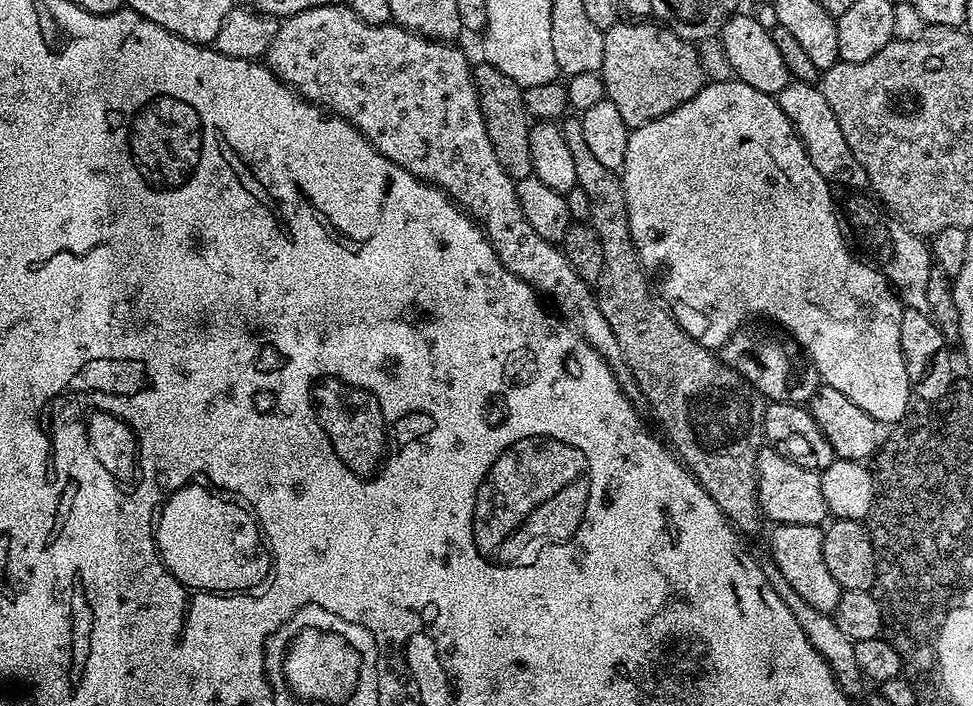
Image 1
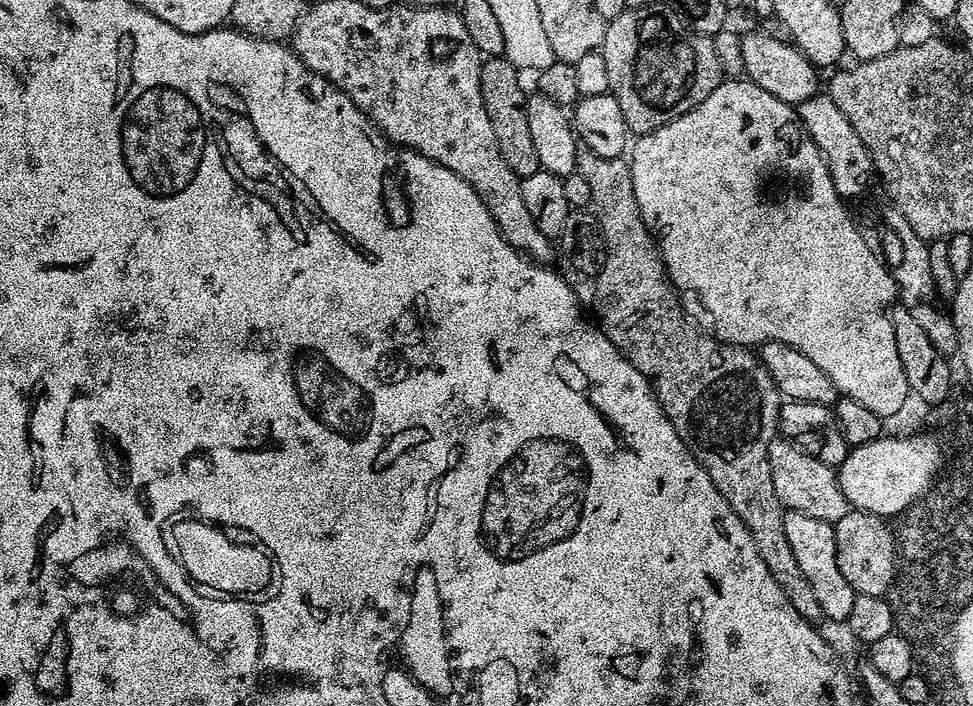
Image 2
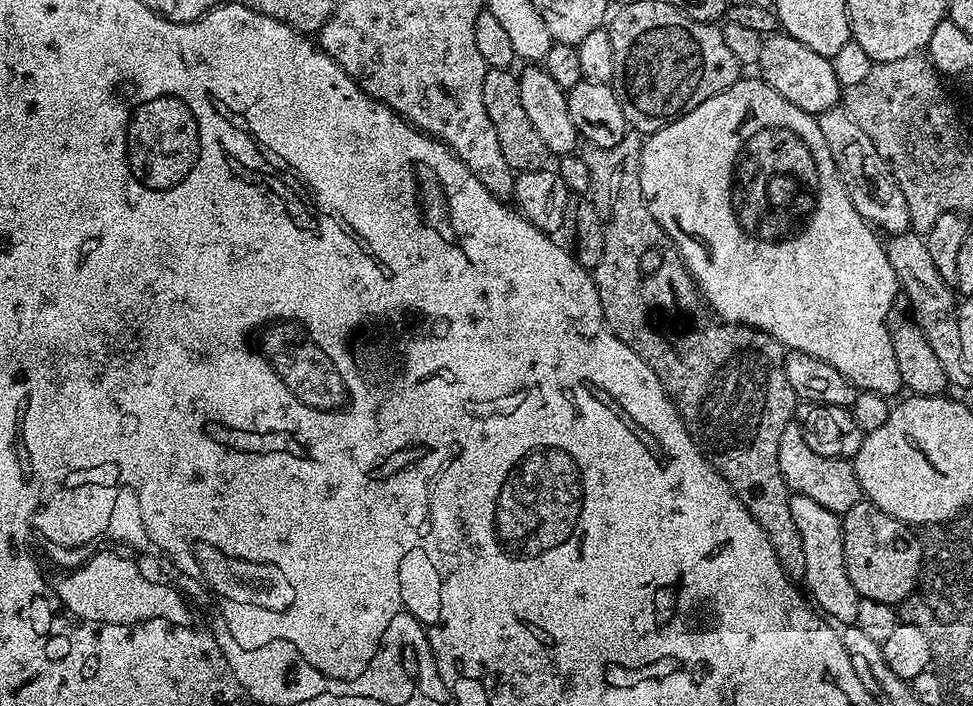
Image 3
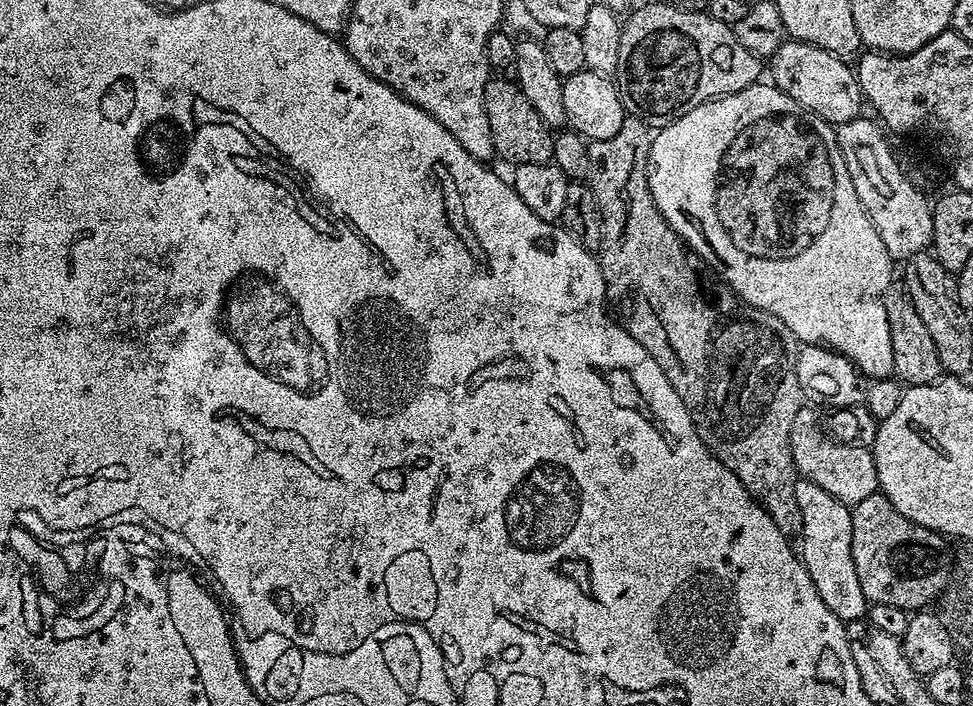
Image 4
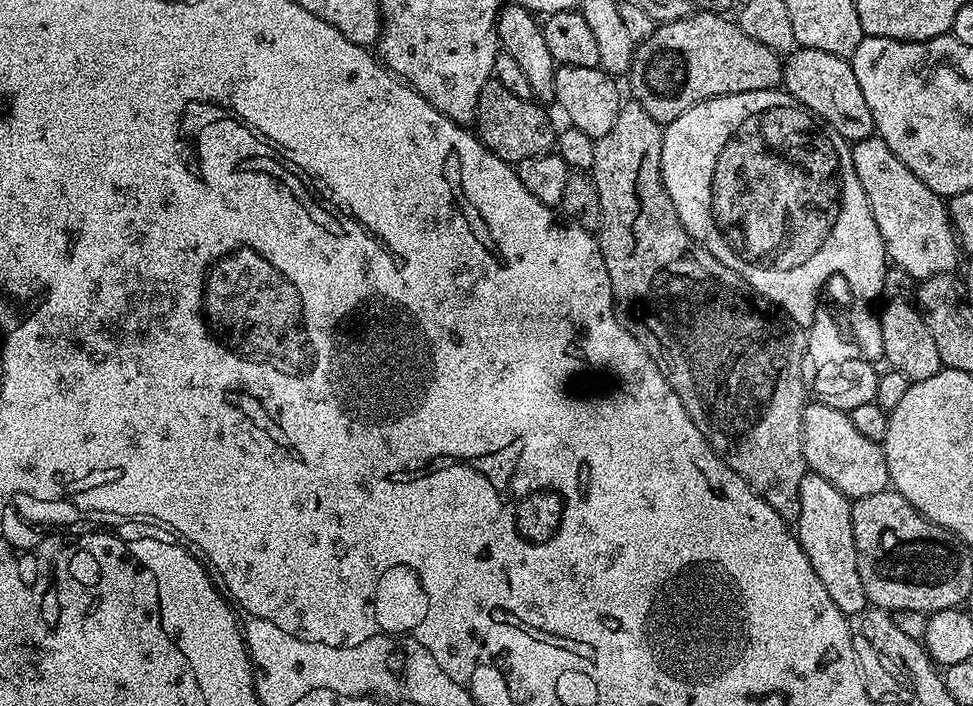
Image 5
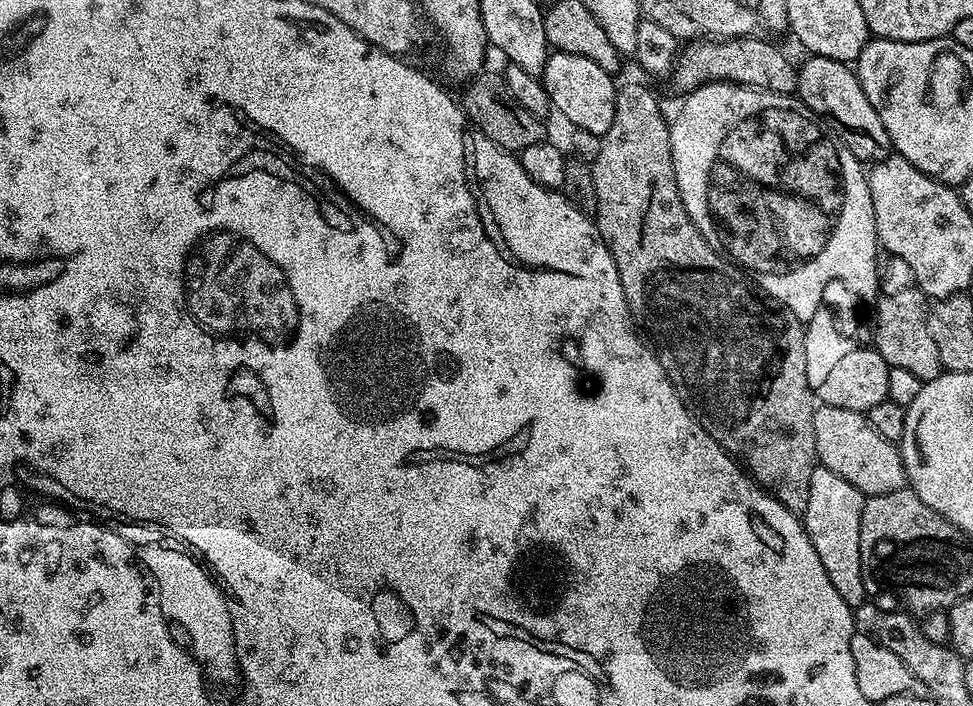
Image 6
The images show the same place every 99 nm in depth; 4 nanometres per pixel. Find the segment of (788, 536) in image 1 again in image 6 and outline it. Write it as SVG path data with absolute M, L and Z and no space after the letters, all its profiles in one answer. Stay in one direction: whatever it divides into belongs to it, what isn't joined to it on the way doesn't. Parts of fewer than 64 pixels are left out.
M817 466L810 474L810 499L806 502L806 510L802 513L802 523L806 534L827 576L830 577L834 590L838 590L842 602L846 602L853 610L869 599L869 585L864 578L860 549L862 510L865 499L864 493L850 486L846 478L838 478L834 470Z

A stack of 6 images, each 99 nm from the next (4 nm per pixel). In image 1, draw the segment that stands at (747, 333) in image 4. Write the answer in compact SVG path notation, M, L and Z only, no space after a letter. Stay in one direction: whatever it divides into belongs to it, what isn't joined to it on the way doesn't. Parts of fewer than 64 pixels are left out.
M565 119L562 127L566 146L570 146L570 154L574 158L574 174L576 183L586 190L586 198L590 198L590 223L602 242L602 274L594 285L596 301L602 310L606 322L610 322L610 330L614 330L614 338L618 338L618 346L622 350L622 358L632 371L636 380L639 395L648 399L652 412L658 423L664 427L667 443L682 461L685 468L695 476L696 481L714 498L716 505L724 511L729 524L745 533L756 532L760 528L762 513L758 494L756 493L756 463L760 449L766 441L762 422L764 421L764 405L766 400L754 386L750 386L730 366L726 366L713 349L702 346L678 326L671 311L648 289L648 276L645 265L640 263L640 255L630 234L628 215L626 214L626 198L624 197L624 181L613 169L602 166L598 158L594 158L586 137L582 134L579 119Z

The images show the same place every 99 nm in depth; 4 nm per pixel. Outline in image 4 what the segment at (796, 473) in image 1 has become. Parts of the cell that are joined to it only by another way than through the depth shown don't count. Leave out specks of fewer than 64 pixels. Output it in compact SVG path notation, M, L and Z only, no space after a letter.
M801 406L798 414L794 414L794 423L790 430L792 443L792 457L797 473L803 479L814 482L838 498L838 502L854 505L862 502L862 498L870 498L879 489L878 470L871 451L857 444L843 444L833 440L831 436L822 431L822 416L815 407Z

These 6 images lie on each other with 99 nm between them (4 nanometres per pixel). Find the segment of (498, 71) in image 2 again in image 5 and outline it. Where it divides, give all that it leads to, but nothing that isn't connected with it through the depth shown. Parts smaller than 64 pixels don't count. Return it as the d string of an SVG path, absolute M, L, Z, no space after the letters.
M490 79L478 94L474 131L493 154L513 166L526 158L544 156L555 149L557 129L552 128L551 118L539 107L543 108L535 99L518 98L518 94L510 94L502 82Z

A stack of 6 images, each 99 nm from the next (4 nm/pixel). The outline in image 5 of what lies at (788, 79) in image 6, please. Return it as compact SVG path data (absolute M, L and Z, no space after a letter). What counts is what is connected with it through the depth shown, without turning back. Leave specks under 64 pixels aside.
M697 11L683 16L681 20L669 20L661 23L650 34L650 38L639 41L632 59L632 70L626 77L626 83L632 87L631 99L650 114L662 126L678 118L690 106L708 100L711 96L729 96L754 90L779 89L784 79L784 65L781 53L754 42L750 34L740 29L739 23L732 24L723 15L715 12Z

